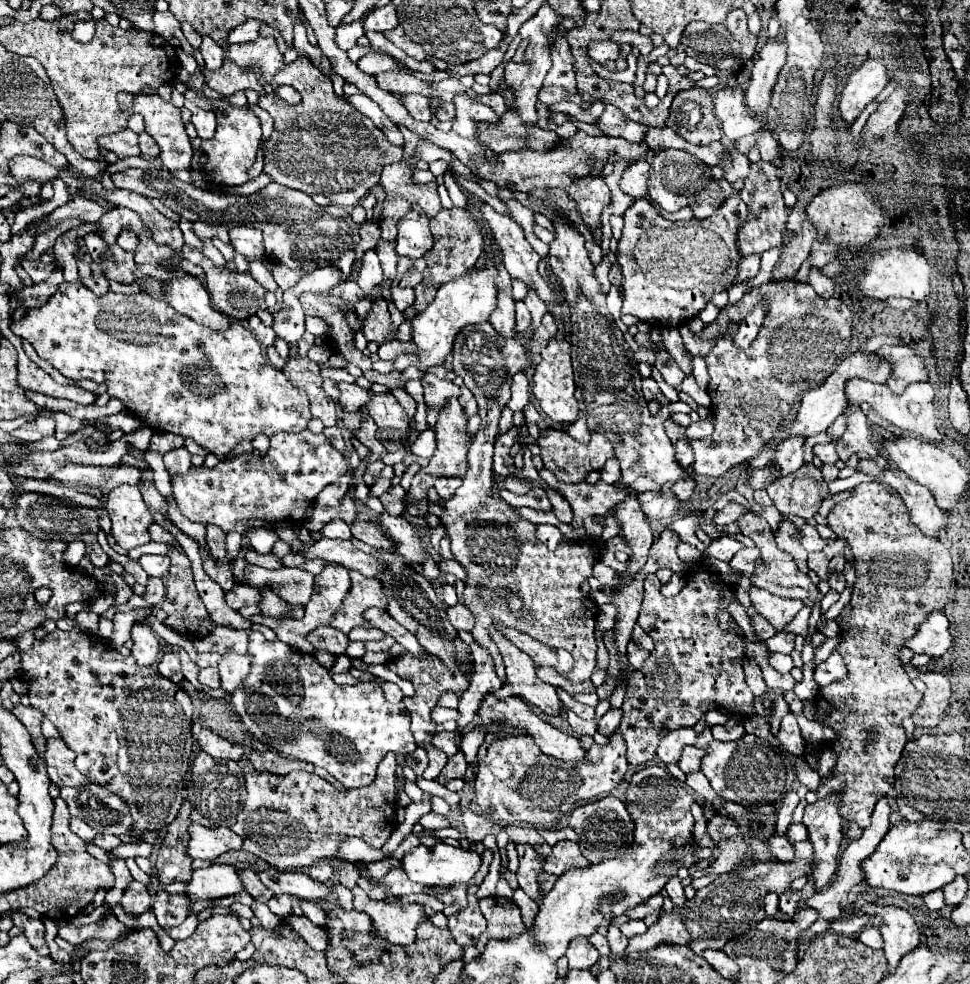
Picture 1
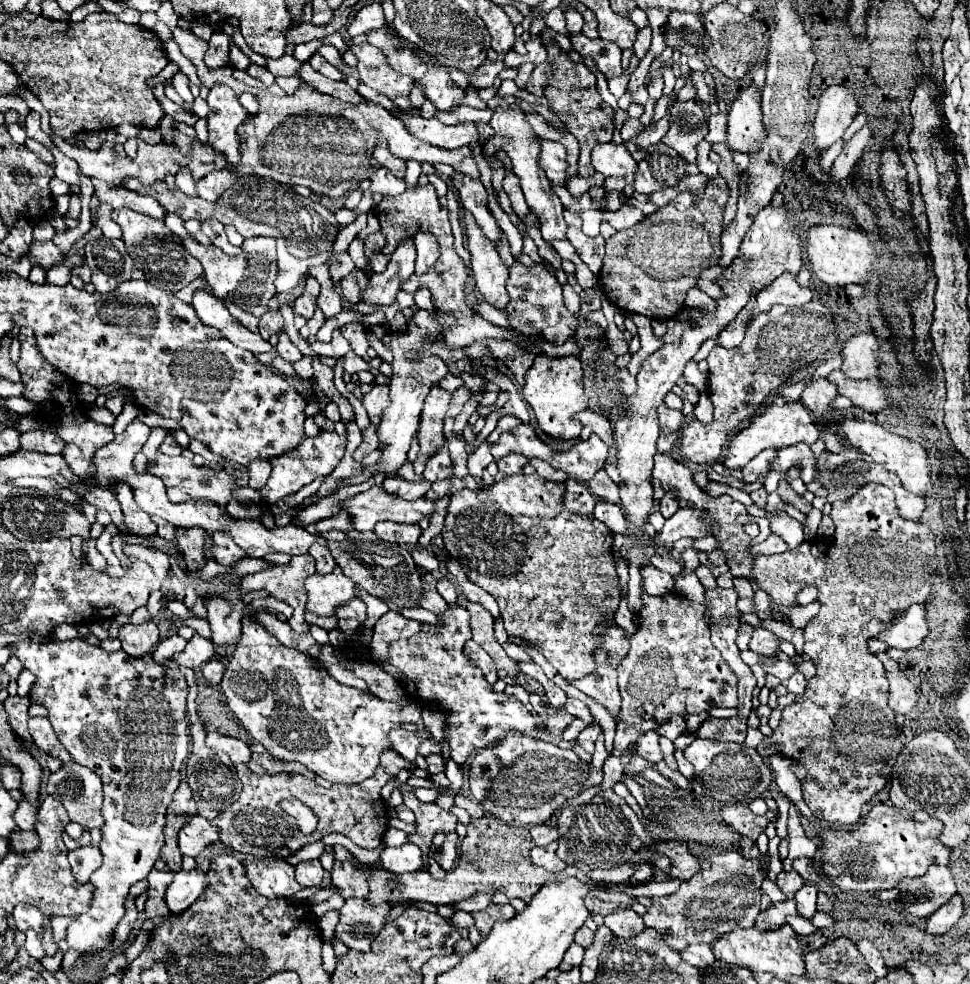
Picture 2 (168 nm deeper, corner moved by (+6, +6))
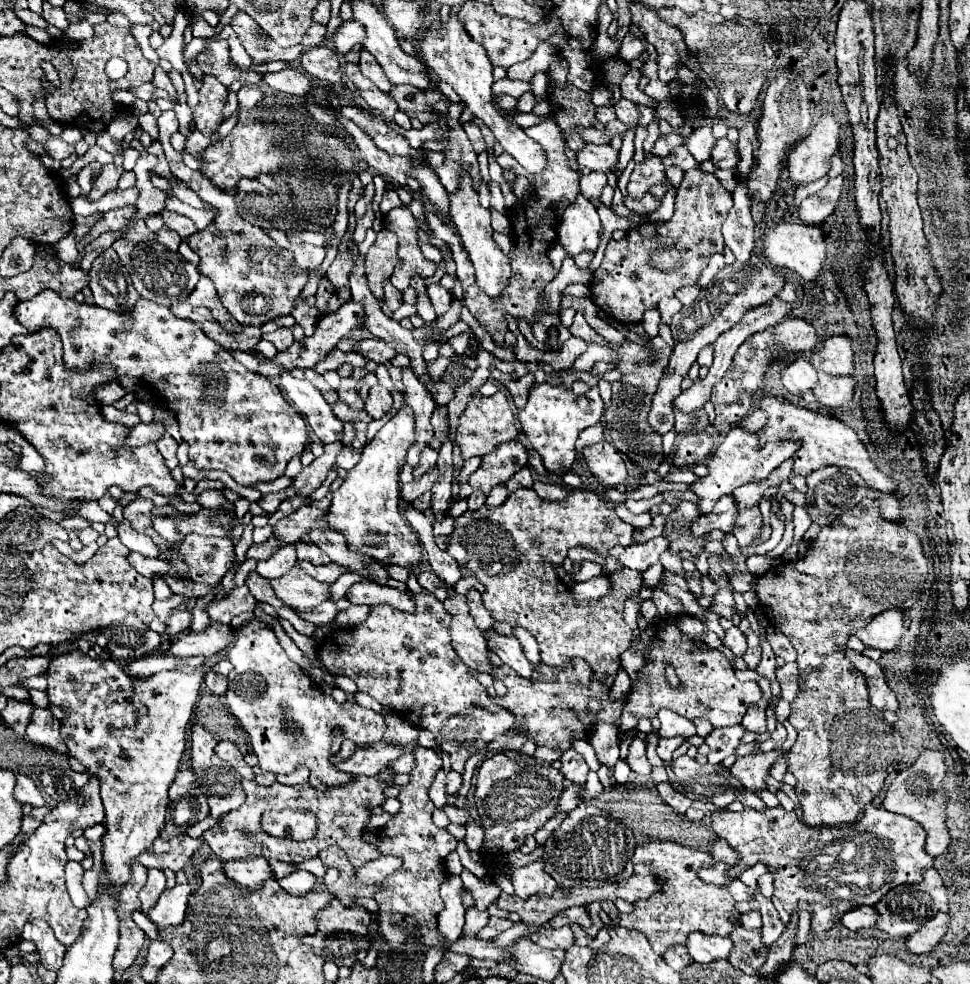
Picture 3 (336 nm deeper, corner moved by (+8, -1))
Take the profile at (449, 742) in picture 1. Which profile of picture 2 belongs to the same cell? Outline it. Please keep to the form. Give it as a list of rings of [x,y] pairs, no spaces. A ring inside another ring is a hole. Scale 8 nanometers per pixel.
[[[418,727],[416,733],[406,731],[406,729],[396,729],[396,731],[390,733],[390,739],[392,739],[392,749],[394,749],[398,755],[402,755],[406,761],[410,761],[410,763],[414,761],[414,751],[420,747],[420,743],[422,743],[424,739],[430,739],[430,741],[434,741],[436,745],[440,745],[440,743],[434,739],[434,735],[432,735],[428,729],[424,729],[424,727]]]

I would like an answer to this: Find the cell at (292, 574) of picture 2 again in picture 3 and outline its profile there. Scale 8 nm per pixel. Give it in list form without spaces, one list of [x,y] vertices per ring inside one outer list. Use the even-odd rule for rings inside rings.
[[[300,562],[302,570],[308,572],[312,578],[316,578],[318,582],[326,582],[326,584],[334,584],[342,574],[348,572],[348,568],[342,568],[338,564],[328,564],[328,566],[314,566],[310,562]]]

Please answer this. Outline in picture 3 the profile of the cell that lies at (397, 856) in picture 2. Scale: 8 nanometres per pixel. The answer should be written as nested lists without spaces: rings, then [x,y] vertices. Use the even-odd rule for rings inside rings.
[[[380,856],[376,860],[370,860],[362,868],[356,870],[356,874],[352,878],[352,886],[372,886],[372,884],[378,884],[386,876],[390,876],[394,870],[398,870],[400,866],[402,866],[402,860],[394,858],[394,856]]]

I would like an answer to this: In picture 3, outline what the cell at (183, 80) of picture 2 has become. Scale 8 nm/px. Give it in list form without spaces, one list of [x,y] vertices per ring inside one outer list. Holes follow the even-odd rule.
[[[173,110],[162,112],[157,119],[157,126],[159,140],[172,168],[172,174],[186,182],[190,190],[194,190],[202,200],[220,208],[220,216],[210,226],[188,238],[188,246],[196,250],[196,254],[200,256],[198,272],[214,282],[222,306],[242,326],[262,326],[274,316],[288,316],[294,308],[294,300],[302,294],[304,286],[308,284],[308,270],[296,266],[292,252],[280,248],[262,228],[246,224],[232,196],[214,188],[214,184],[210,184],[210,180],[206,180],[200,172],[194,172],[188,166],[184,166],[180,152],[176,152],[170,146],[170,138],[179,128]]]

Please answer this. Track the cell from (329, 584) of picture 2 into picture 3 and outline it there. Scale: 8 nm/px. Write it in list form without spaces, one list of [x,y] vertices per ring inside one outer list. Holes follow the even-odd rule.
[[[298,562],[284,576],[270,580],[270,586],[286,606],[298,610],[310,610],[330,598],[330,584],[322,584],[302,572],[302,568],[298,568]]]

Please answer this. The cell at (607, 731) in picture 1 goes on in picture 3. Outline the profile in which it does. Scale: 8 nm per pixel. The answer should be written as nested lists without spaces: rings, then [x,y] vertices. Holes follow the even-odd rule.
[[[568,750],[560,756],[560,760],[562,760],[562,768],[560,768],[562,776],[572,784],[584,786],[586,774],[588,774],[588,764],[584,762],[582,754],[578,754],[576,750]]]

